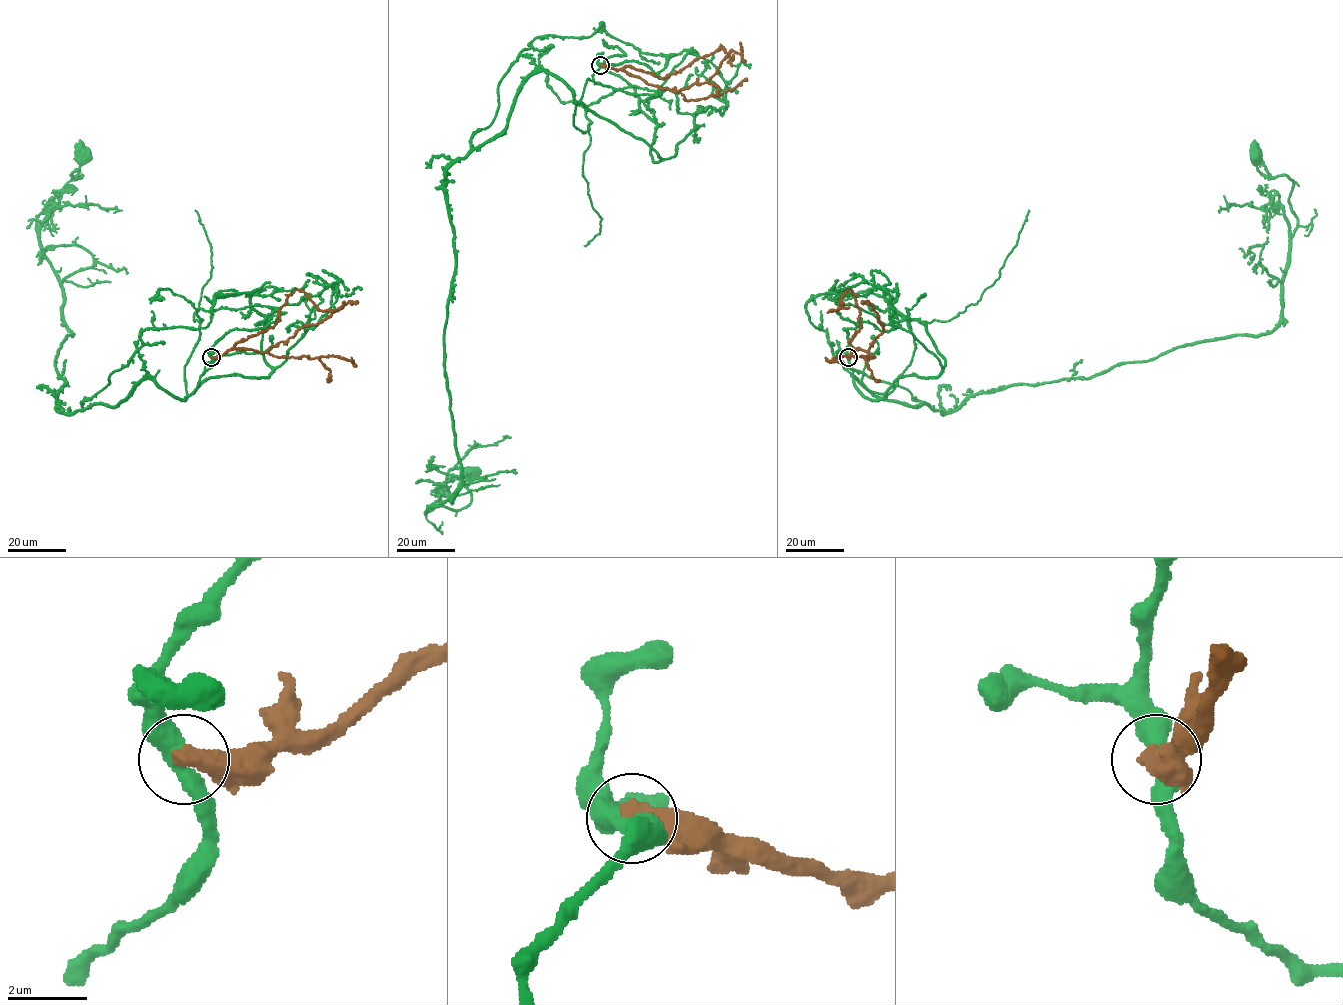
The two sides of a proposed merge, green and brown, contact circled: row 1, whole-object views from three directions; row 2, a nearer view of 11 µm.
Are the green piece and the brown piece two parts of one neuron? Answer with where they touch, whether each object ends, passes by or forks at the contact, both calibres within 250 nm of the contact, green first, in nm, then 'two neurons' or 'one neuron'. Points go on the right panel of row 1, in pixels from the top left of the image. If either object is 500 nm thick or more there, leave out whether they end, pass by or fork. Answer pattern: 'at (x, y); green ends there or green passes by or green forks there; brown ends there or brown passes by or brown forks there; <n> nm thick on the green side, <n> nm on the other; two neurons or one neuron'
at (848, 357); 440 nm thick on the green side, 500 nm on the other; two neurons

